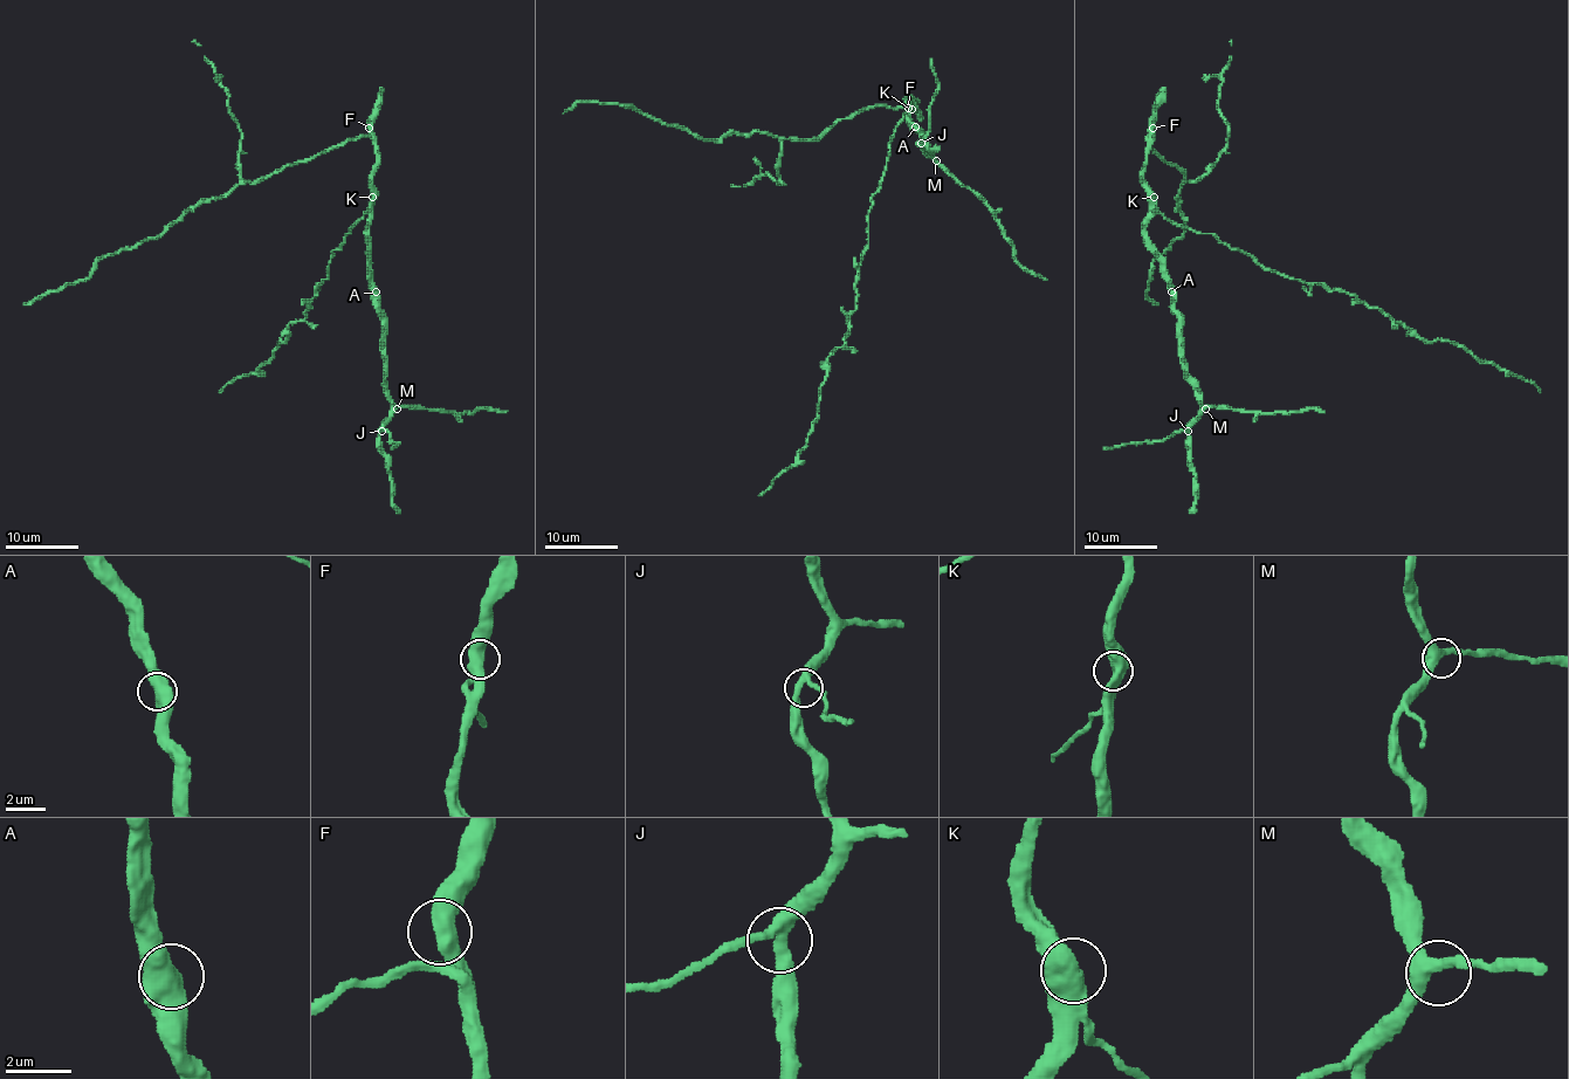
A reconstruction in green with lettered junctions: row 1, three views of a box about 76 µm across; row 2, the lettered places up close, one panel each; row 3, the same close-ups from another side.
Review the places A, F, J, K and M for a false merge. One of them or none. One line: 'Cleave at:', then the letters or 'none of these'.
Cleave at: none of these

